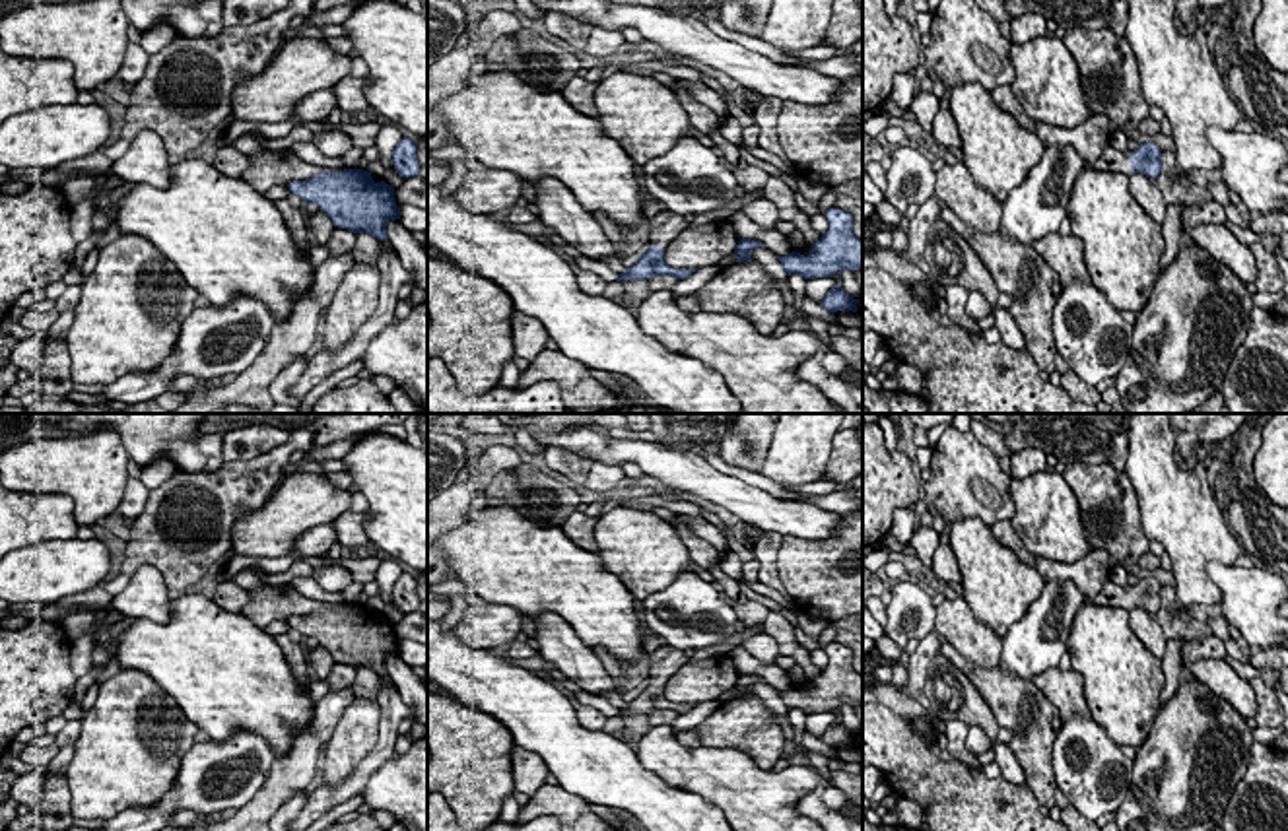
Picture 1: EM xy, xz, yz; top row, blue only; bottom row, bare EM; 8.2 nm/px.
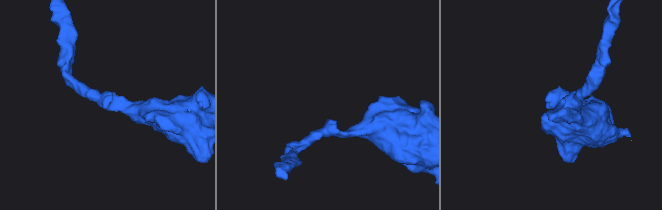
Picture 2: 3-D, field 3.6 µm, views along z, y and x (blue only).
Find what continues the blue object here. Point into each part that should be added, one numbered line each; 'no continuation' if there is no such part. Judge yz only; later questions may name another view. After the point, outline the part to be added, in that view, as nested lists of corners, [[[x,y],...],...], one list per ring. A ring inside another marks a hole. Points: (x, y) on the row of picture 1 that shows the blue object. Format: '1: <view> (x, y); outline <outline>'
1: yz (1112, 160); outline [[[1107,146],[1100,159],[1092,165],[1098,171],[1109,171],[1109,173],[1123,173],[1129,175],[1131,171],[1131,150],[1119,151],[1113,146]]]

